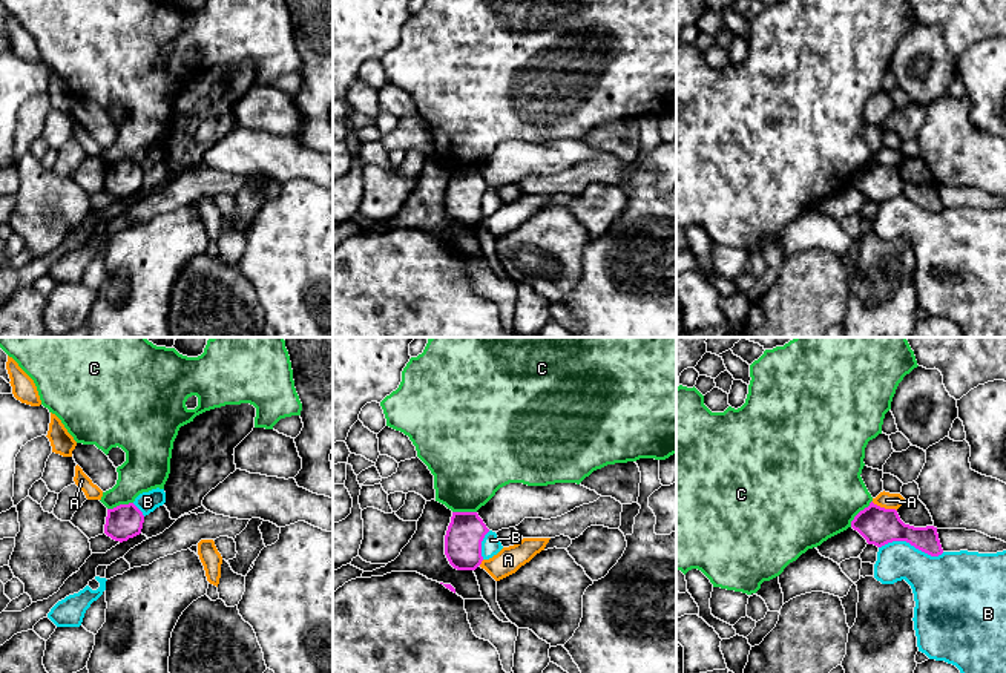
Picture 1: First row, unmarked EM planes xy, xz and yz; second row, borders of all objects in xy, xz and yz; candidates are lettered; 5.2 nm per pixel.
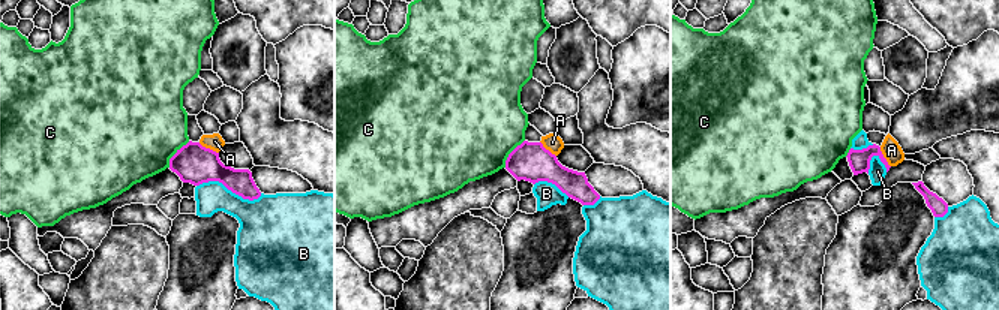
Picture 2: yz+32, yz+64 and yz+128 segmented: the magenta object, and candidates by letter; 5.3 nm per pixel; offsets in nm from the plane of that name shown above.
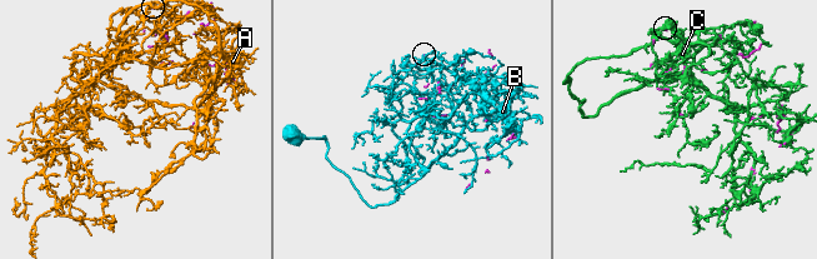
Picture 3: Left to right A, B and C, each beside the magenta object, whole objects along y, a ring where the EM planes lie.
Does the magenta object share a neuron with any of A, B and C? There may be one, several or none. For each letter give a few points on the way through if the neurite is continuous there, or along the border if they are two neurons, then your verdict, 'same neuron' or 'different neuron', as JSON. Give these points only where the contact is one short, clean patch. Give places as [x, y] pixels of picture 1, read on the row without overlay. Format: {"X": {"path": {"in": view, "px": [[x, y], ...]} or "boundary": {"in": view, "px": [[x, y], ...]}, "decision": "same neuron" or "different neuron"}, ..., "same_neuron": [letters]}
{"A": {"boundary": {"in": "yz", "px": [[871, 158], [896, 167]]}, "decision": "different neuron"}, "B": {"decision": "different neuron"}, "C": {"decision": "same neuron"}, "same_neuron": ["C"]}

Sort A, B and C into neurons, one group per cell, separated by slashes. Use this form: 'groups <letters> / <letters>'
groups A / B / C

